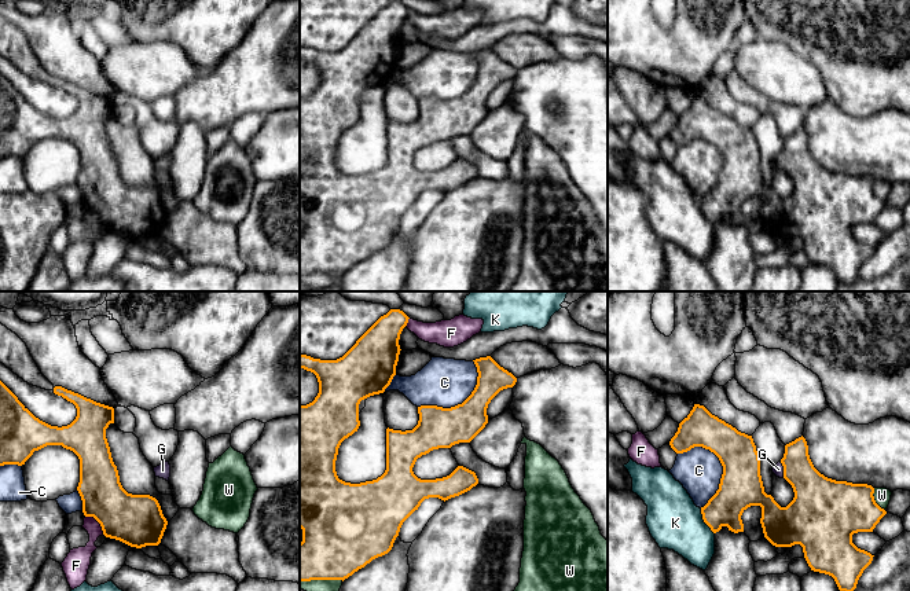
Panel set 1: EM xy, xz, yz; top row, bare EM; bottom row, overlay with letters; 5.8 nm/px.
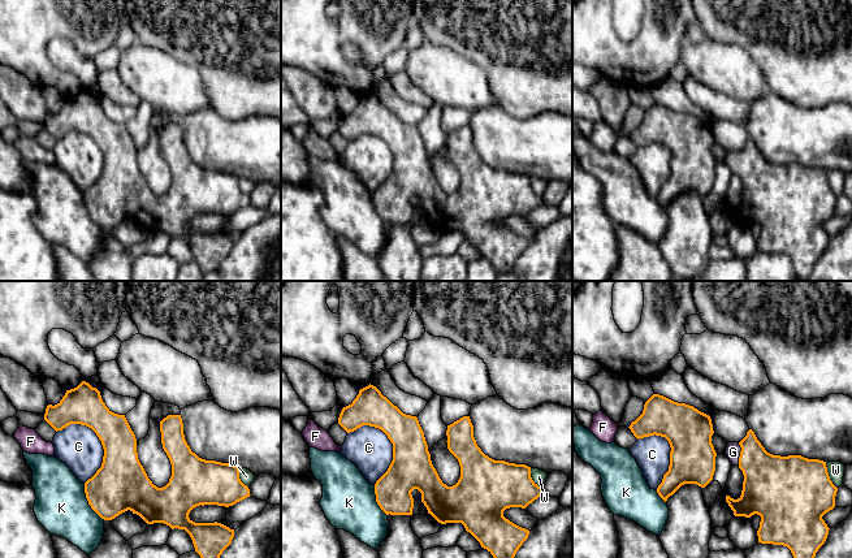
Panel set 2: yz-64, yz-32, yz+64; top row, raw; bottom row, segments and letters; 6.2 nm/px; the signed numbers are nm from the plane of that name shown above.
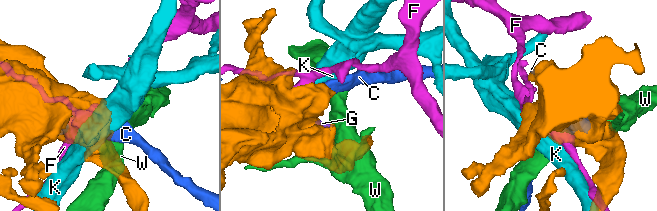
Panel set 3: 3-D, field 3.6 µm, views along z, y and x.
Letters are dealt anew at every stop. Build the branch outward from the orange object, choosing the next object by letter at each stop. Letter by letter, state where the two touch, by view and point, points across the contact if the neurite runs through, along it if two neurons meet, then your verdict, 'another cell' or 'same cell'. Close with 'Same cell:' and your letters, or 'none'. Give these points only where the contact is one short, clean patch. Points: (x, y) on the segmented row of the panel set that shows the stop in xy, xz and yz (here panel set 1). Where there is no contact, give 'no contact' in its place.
C: contact yz (723, 472); another cell
F: contact xy (98, 521); another cell
G: contact yz (784, 470); way yz (817, 498), (784, 470), (778, 469); same cell
K: contact yz (704, 521); border yz (700, 509), (703, 521), (714, 533); another cell
W: contact yz (873, 499); another cell
Same cell: G

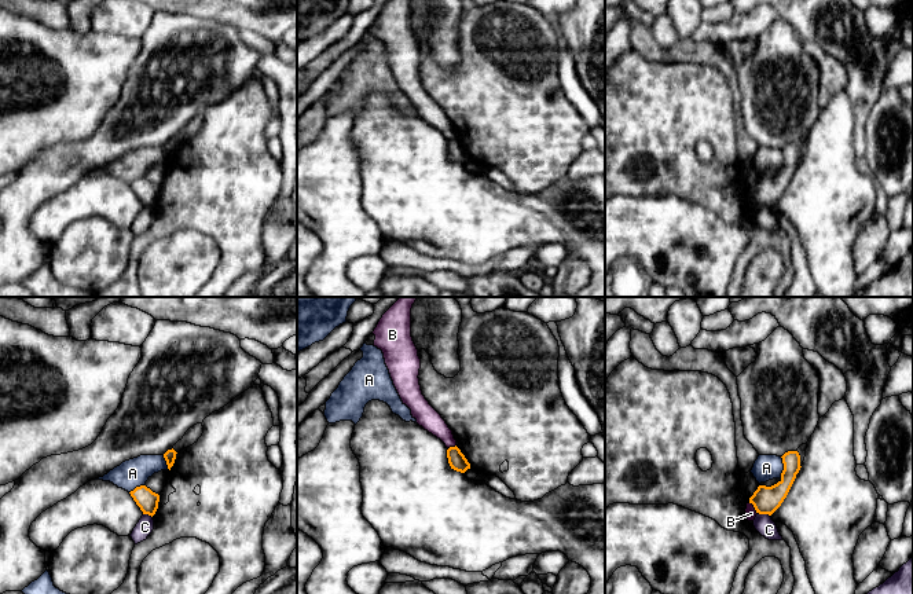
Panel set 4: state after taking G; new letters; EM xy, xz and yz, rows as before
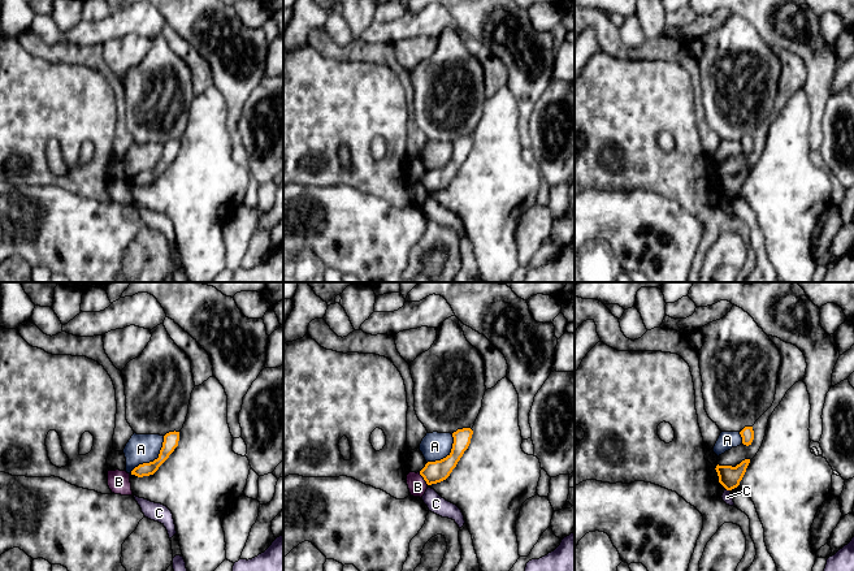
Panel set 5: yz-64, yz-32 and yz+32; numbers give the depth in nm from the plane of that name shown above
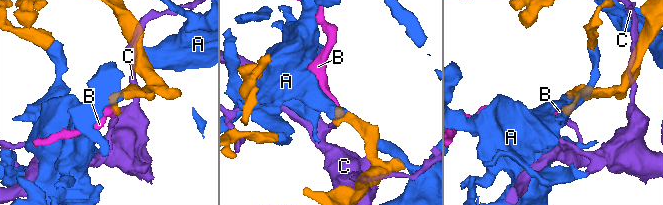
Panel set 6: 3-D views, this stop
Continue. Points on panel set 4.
A: contact yz (784, 468); another cell
B: contact yz (754, 506); border yz (750, 502), (756, 513); another cell
C: contact yz (763, 513); another cell
Same cell: none

